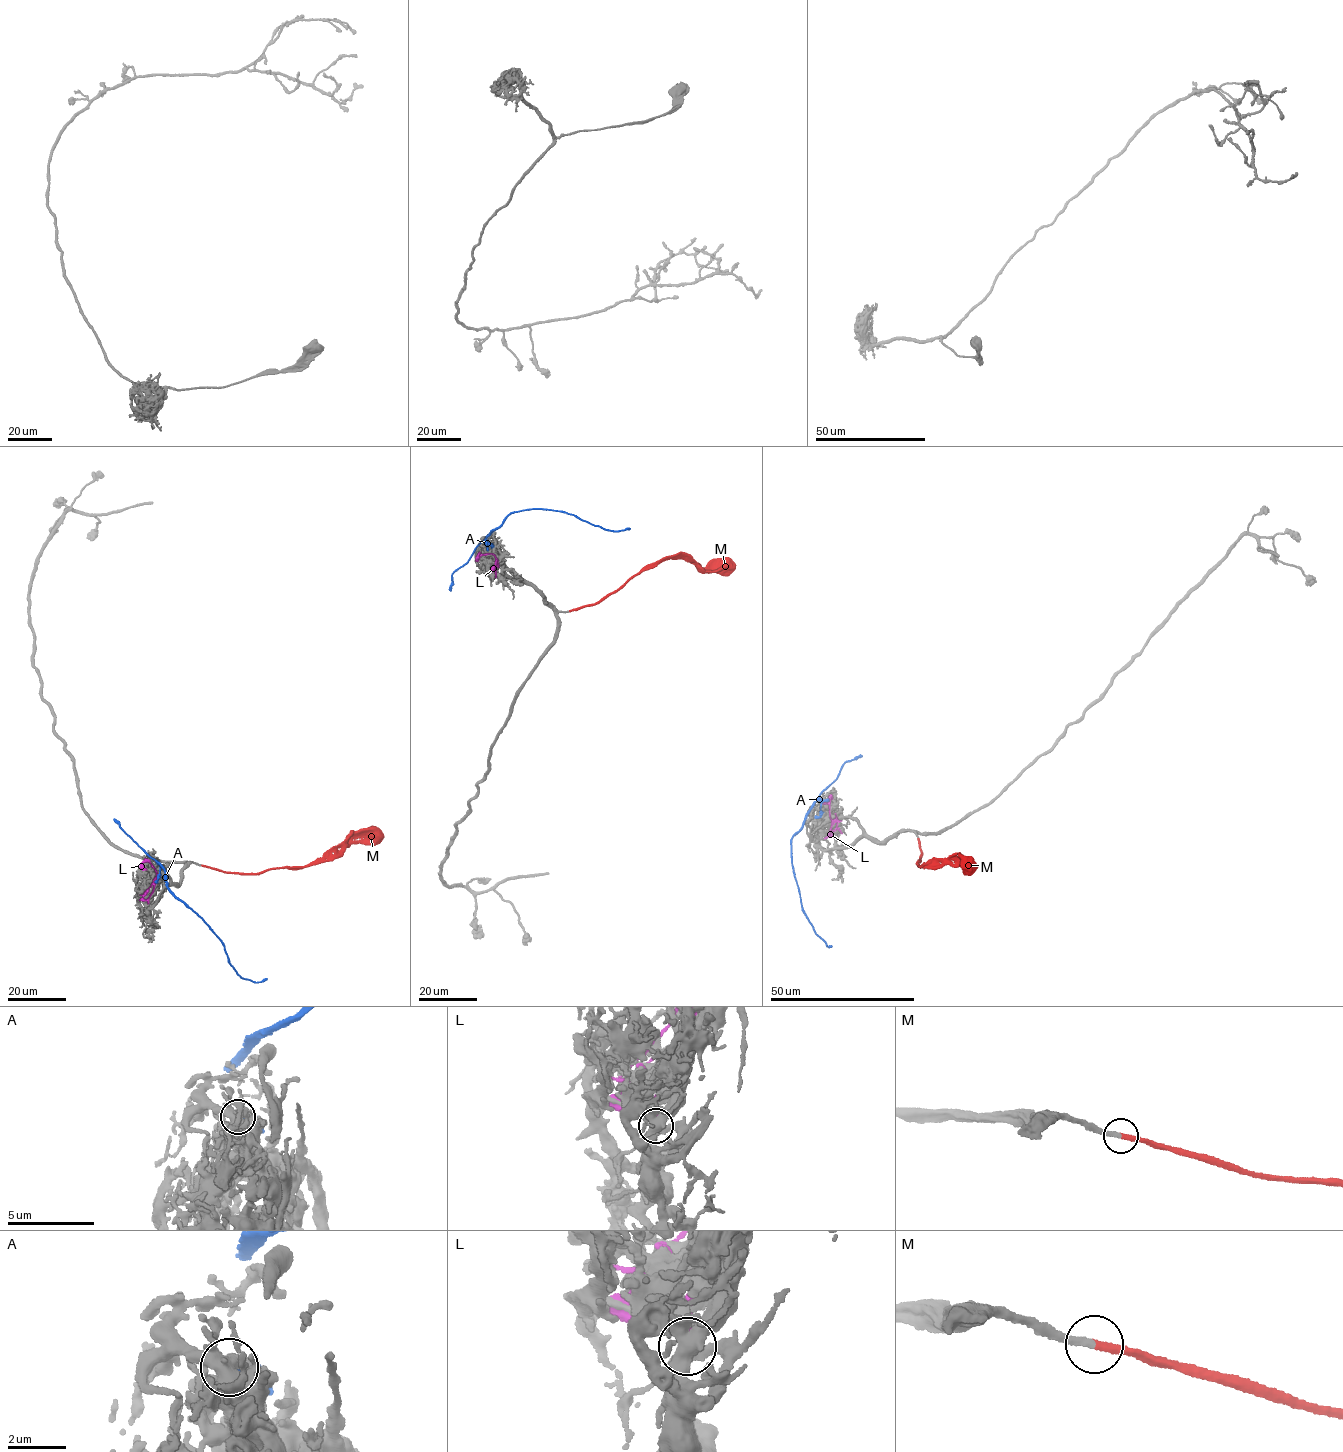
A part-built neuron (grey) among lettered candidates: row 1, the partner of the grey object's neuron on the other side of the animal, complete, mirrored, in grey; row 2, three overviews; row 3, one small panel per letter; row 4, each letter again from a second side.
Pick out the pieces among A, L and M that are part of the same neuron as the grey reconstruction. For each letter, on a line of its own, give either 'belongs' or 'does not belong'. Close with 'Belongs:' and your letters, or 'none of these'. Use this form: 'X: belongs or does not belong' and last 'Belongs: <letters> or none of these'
A: does not belong
L: does not belong
M: belongs
Belongs: M

